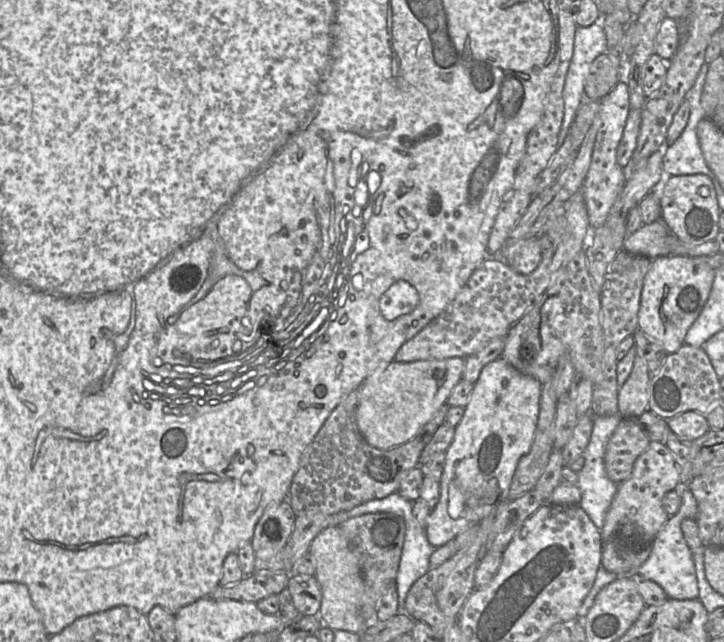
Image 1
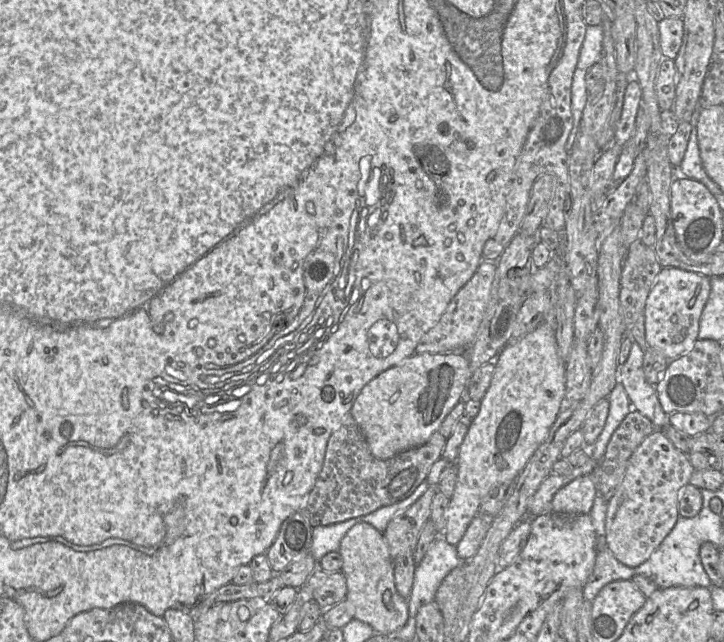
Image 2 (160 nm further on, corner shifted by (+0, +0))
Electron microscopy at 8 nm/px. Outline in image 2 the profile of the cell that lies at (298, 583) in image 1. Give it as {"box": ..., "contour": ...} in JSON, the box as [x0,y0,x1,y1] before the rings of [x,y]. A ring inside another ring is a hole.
{"box":[306,569,348,609],"contour":[[[316,569],[308,578],[306,585],[308,585],[313,592],[313,600],[323,609],[330,608],[345,600],[348,589],[345,575],[339,572],[327,572],[322,569]]]}

